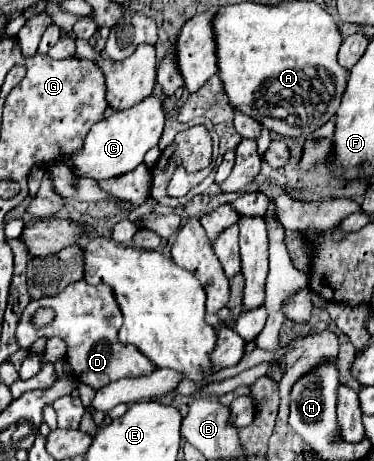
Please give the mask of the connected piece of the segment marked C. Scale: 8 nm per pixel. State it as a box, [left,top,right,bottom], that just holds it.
[67,96,165,180]

